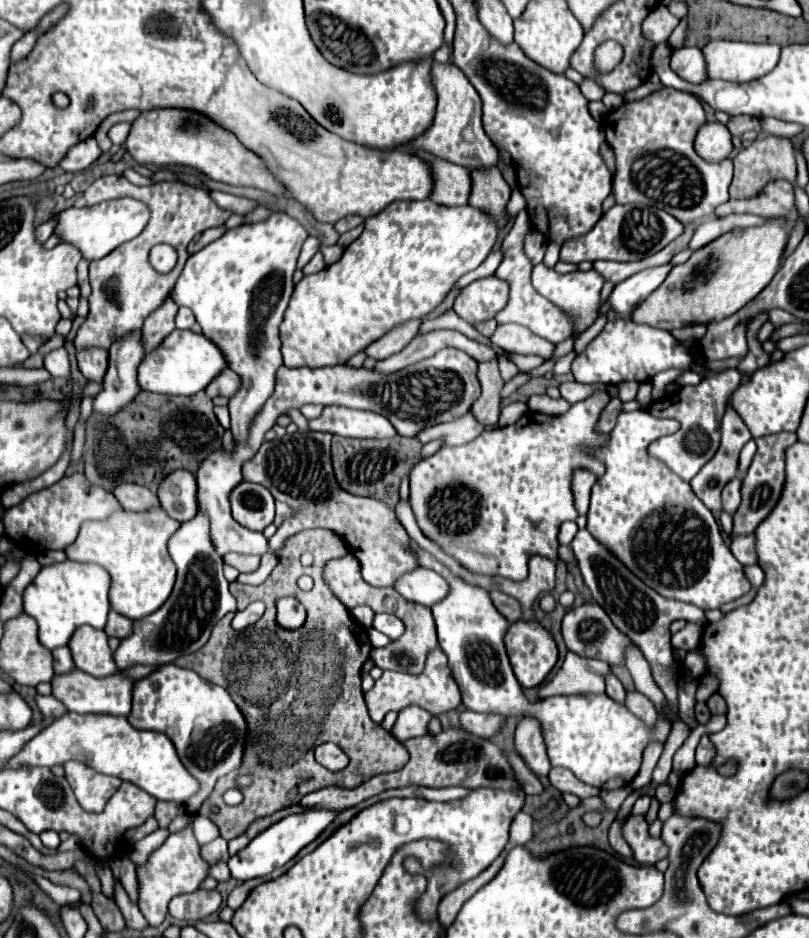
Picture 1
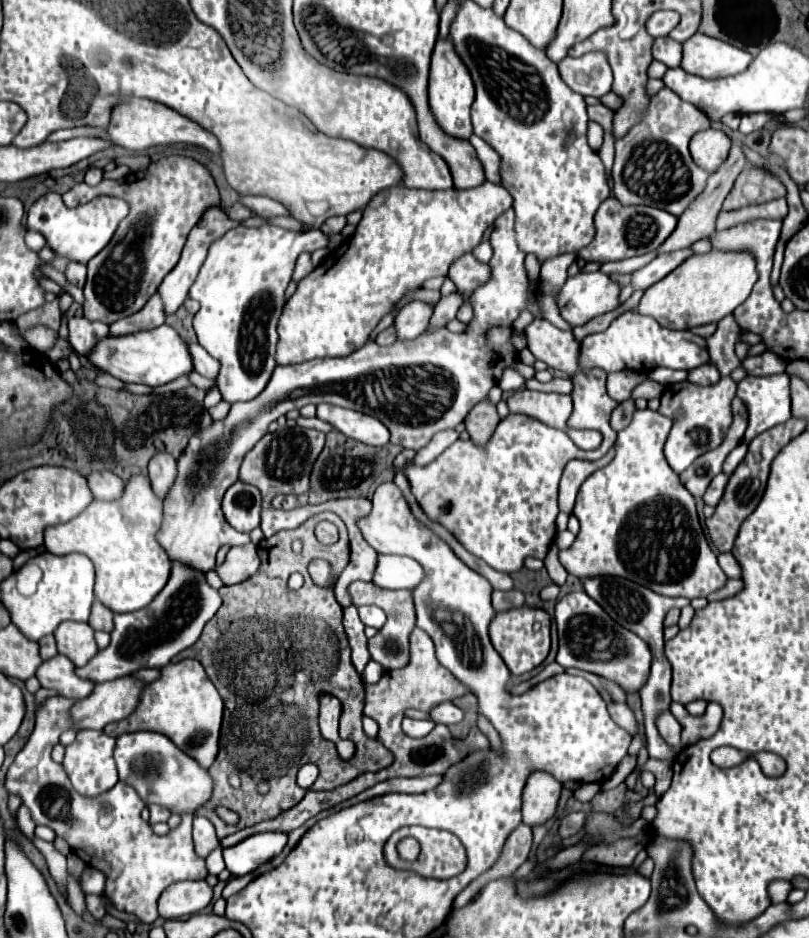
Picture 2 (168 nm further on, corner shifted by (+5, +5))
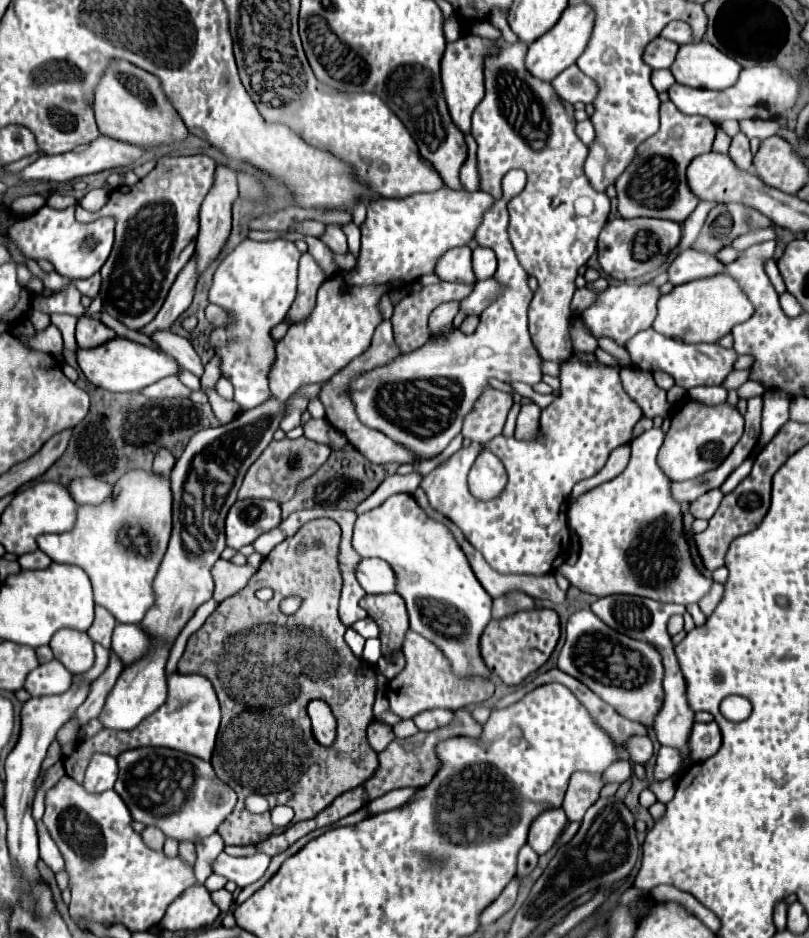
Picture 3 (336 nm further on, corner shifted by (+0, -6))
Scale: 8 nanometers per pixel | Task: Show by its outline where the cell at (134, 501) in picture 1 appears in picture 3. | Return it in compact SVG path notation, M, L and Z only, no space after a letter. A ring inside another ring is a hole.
M76 478L68 484L76 504L102 504L112 496L112 486L98 478Z

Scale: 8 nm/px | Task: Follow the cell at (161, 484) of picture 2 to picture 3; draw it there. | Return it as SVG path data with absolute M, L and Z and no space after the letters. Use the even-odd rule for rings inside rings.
M158 450L158 452L156 452L156 458L154 458L154 468L152 468L152 472L168 476L170 470L172 470L172 466L174 466L174 462L176 462L176 460L174 460L174 456L170 454L170 450Z

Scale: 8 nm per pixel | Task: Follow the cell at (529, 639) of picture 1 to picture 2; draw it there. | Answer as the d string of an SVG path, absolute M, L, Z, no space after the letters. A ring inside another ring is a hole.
M519 607L519 609L497 613L495 619L491 621L489 635L491 635L493 647L499 651L505 665L509 667L509 671L513 675L523 675L523 673L539 667L545 661L545 657L549 655L549 645L551 645L549 627L551 627L549 615L543 609Z

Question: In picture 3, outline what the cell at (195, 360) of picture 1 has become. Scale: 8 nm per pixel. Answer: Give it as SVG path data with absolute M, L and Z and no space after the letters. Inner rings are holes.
M122 336L104 342L104 346L94 346L92 350L78 348L76 360L88 382L110 392L140 392L142 388L158 382L160 378L178 374L180 370L178 362L172 356L166 356L162 350L152 350Z

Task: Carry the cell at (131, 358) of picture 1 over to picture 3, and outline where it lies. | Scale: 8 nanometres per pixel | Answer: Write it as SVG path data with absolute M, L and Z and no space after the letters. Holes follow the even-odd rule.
M194 254L190 258L188 266L184 266L184 270L180 270L180 274L178 274L176 282L172 284L172 290L170 290L164 306L160 308L158 316L140 332L150 336L156 330L168 330L172 326L172 322L192 304L196 280L198 280L198 274L196 274L196 254Z

